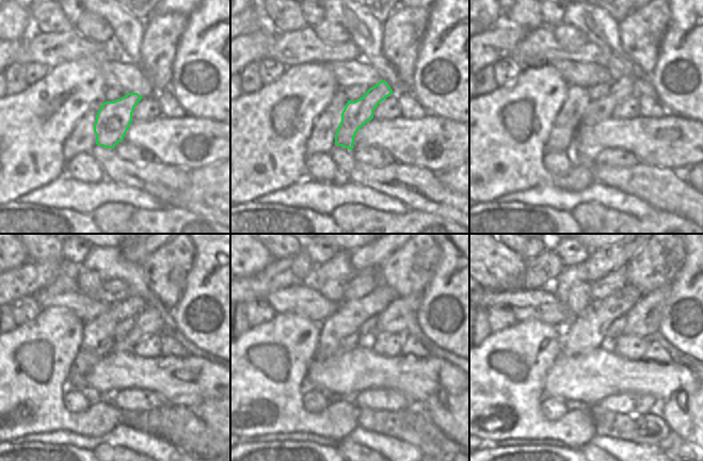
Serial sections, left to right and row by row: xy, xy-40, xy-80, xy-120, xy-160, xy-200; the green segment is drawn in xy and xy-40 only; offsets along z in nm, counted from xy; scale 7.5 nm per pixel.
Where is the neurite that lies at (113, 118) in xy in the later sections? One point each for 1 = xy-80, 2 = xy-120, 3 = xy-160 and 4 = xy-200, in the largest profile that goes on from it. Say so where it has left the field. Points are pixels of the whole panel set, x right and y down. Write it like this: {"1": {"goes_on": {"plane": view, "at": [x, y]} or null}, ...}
{"1": {"goes_on": {"plane": "xy-80", "at": [601, 109]}}, "2": {"goes_on": {"plane": "xy-120", "at": [148, 322]}}, "3": {"goes_on": {"plane": "xy-160", "at": [394, 319]}}, "4": {"goes_on": {"plane": "xy-200", "at": [643, 319]}}}

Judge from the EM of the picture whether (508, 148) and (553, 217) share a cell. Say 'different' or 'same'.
different

